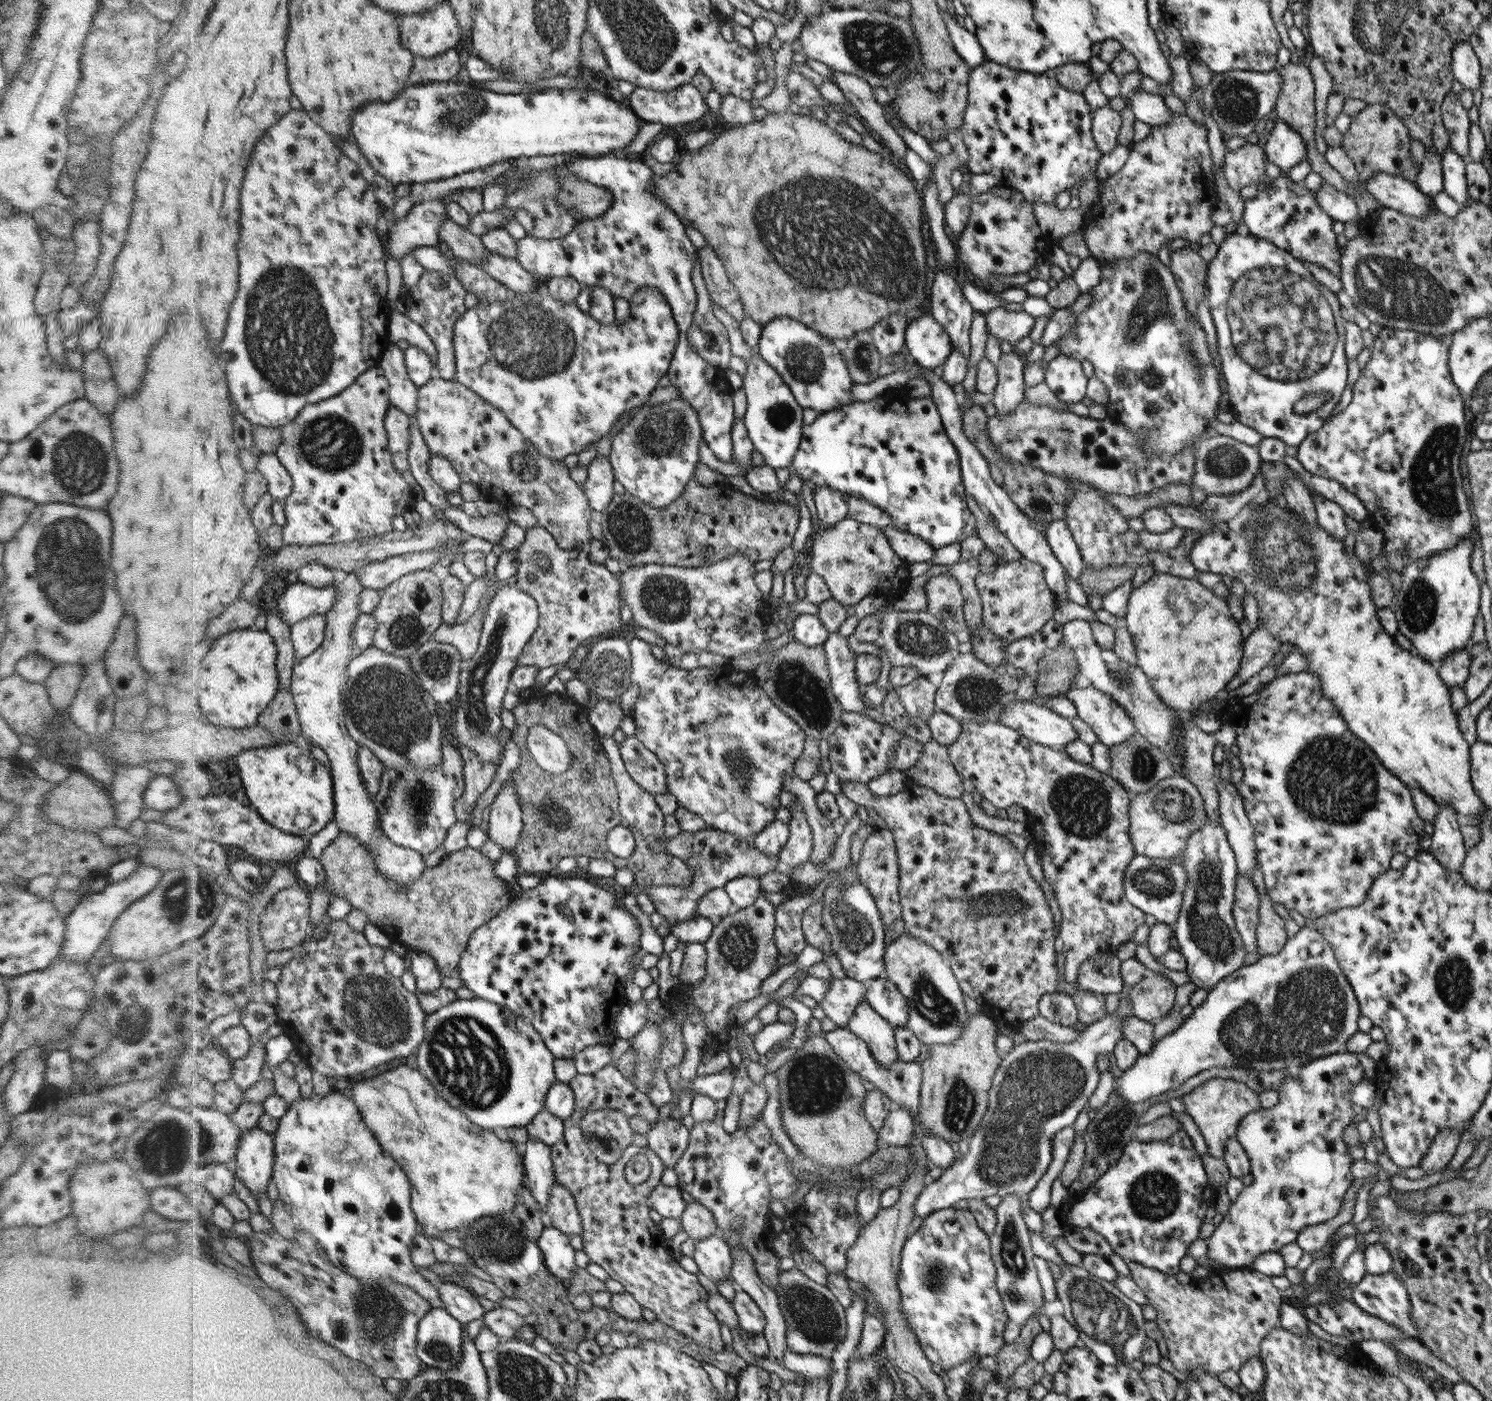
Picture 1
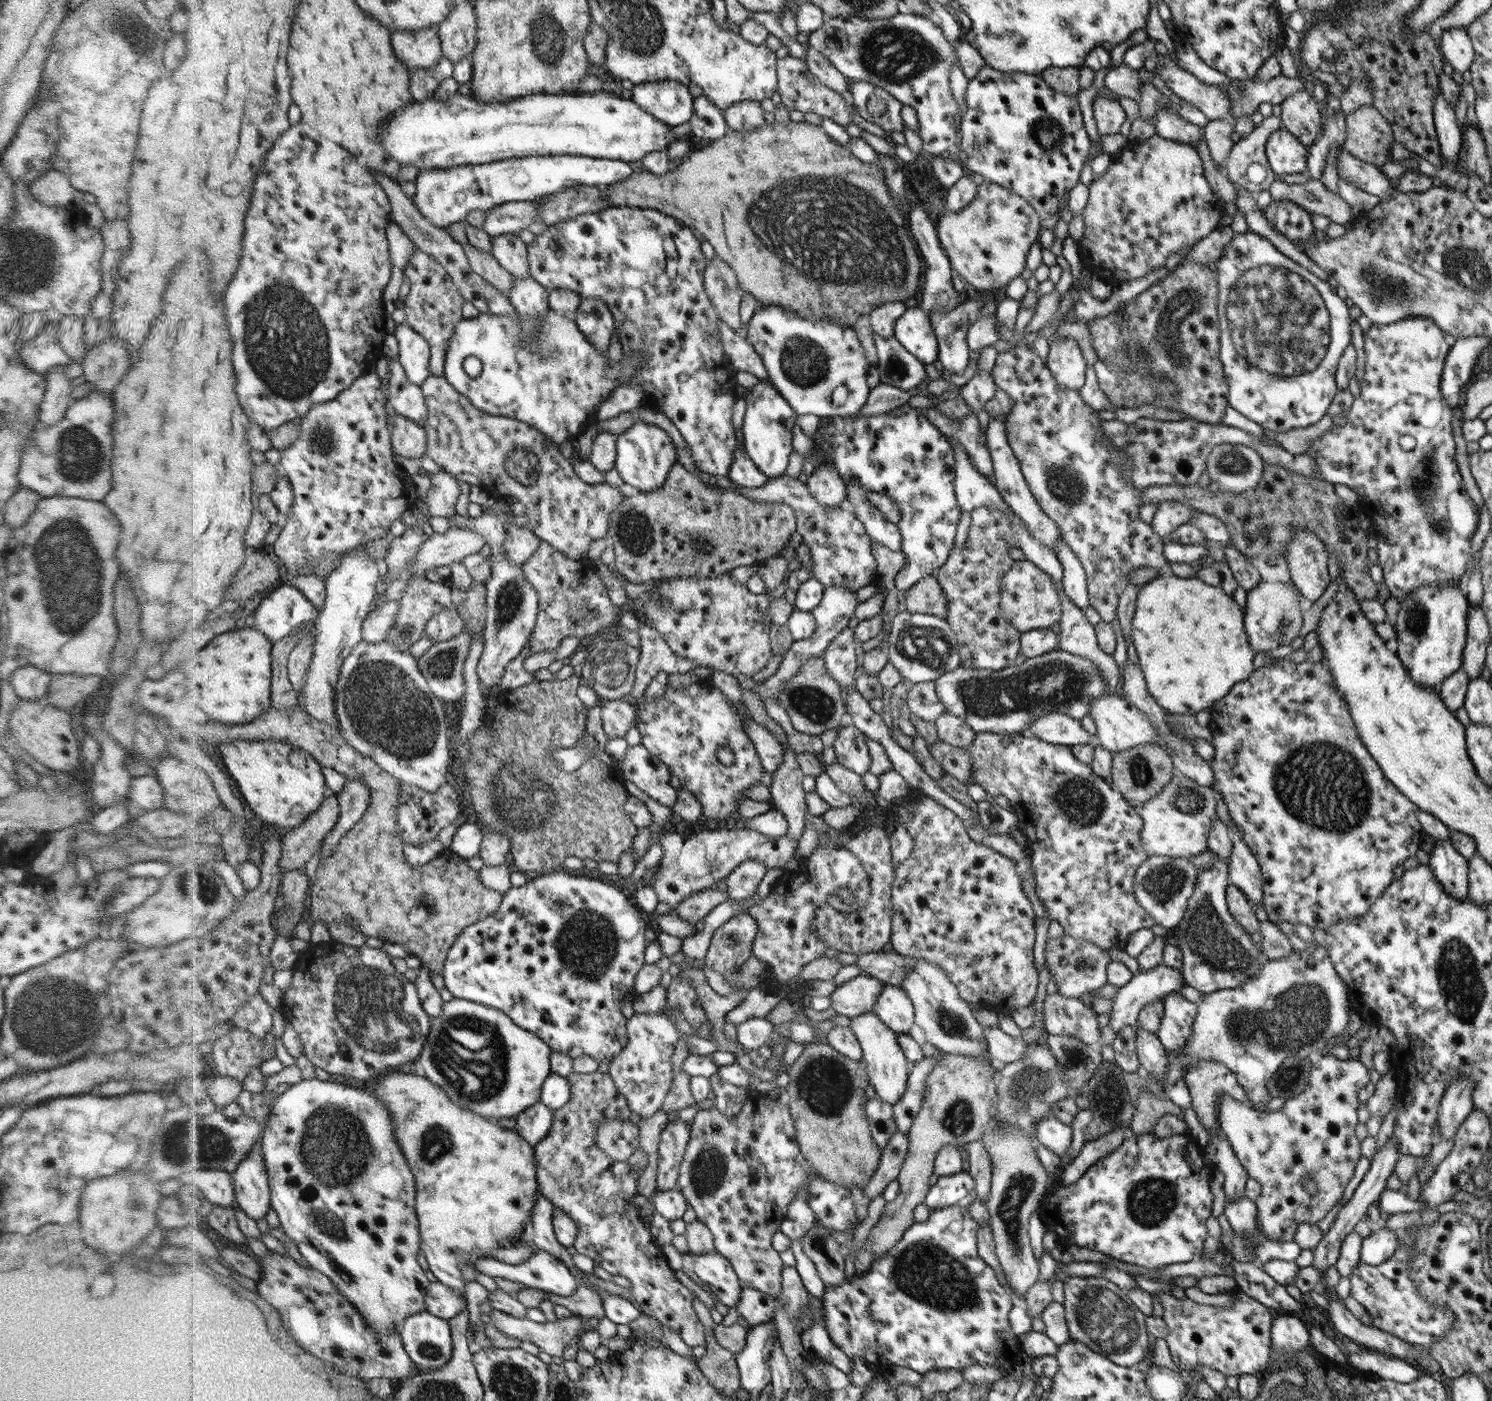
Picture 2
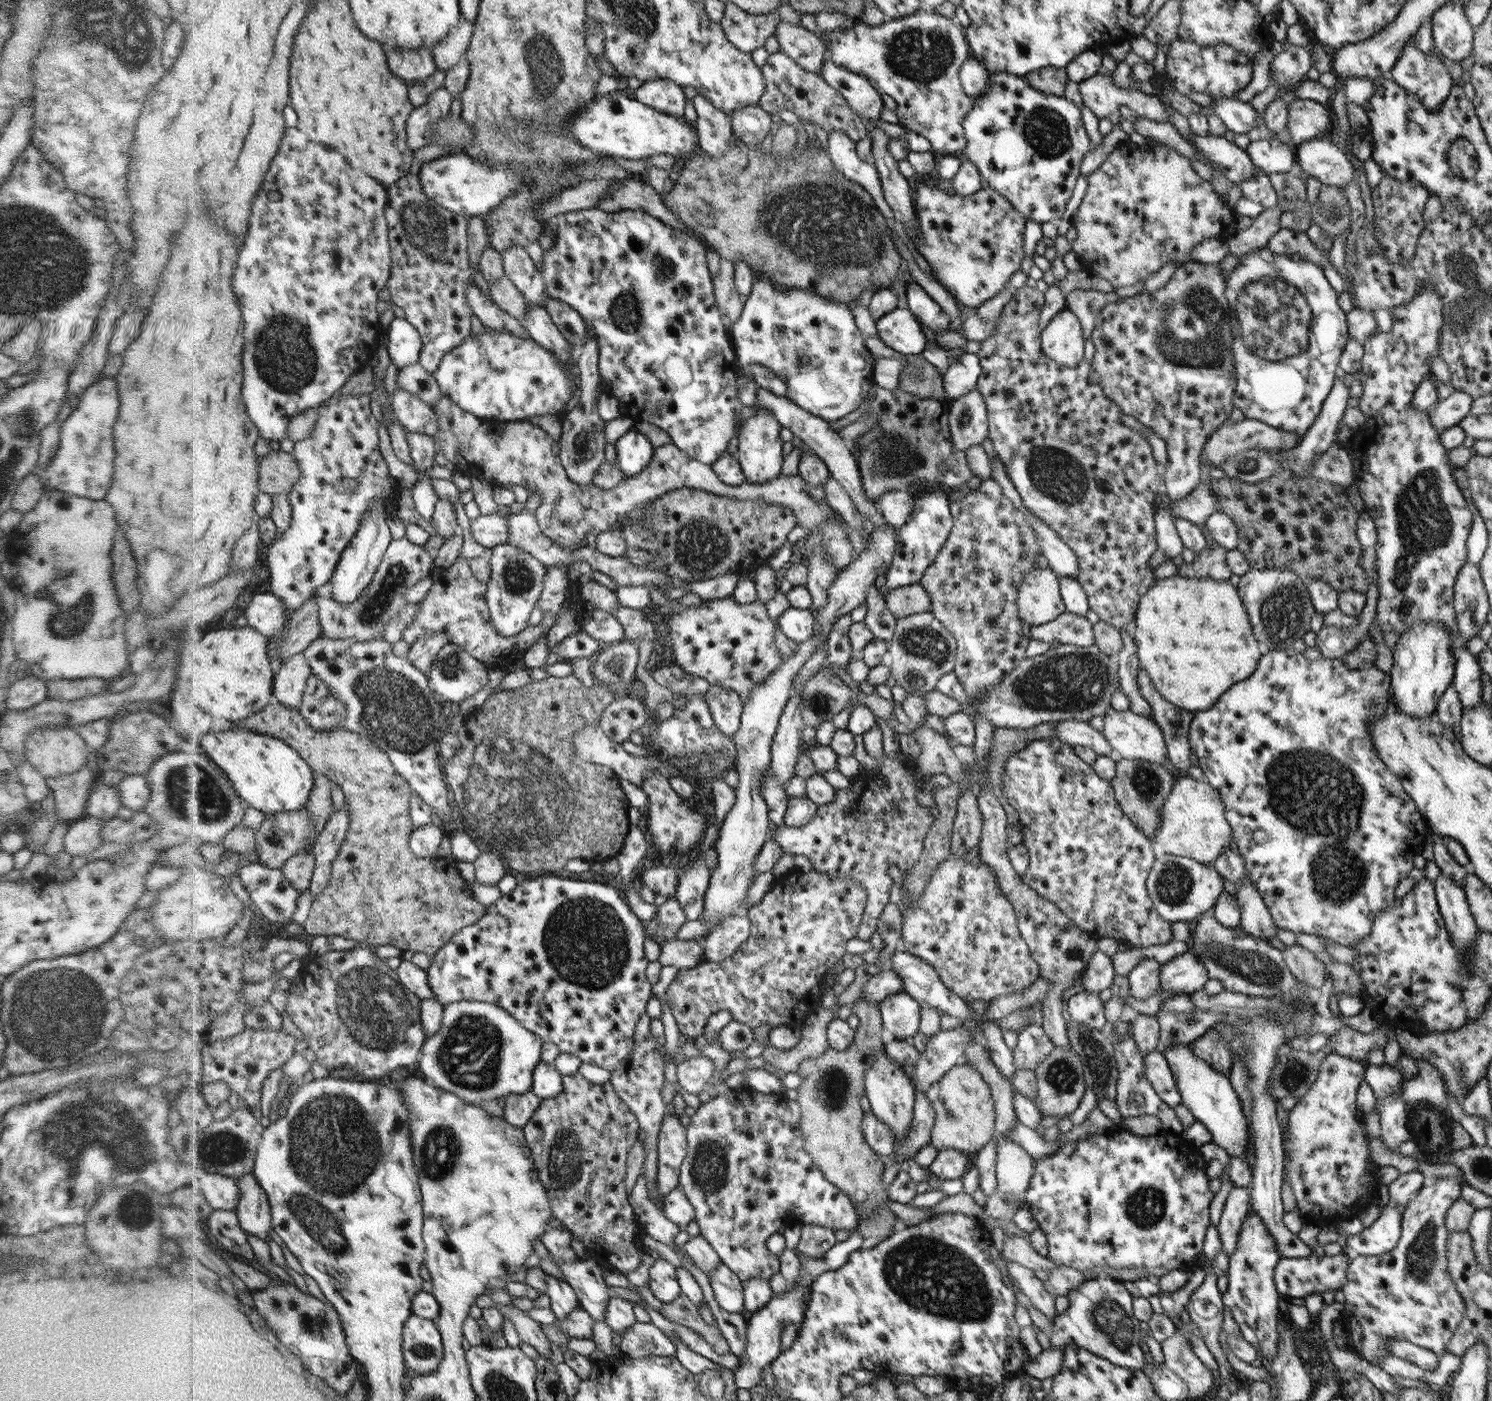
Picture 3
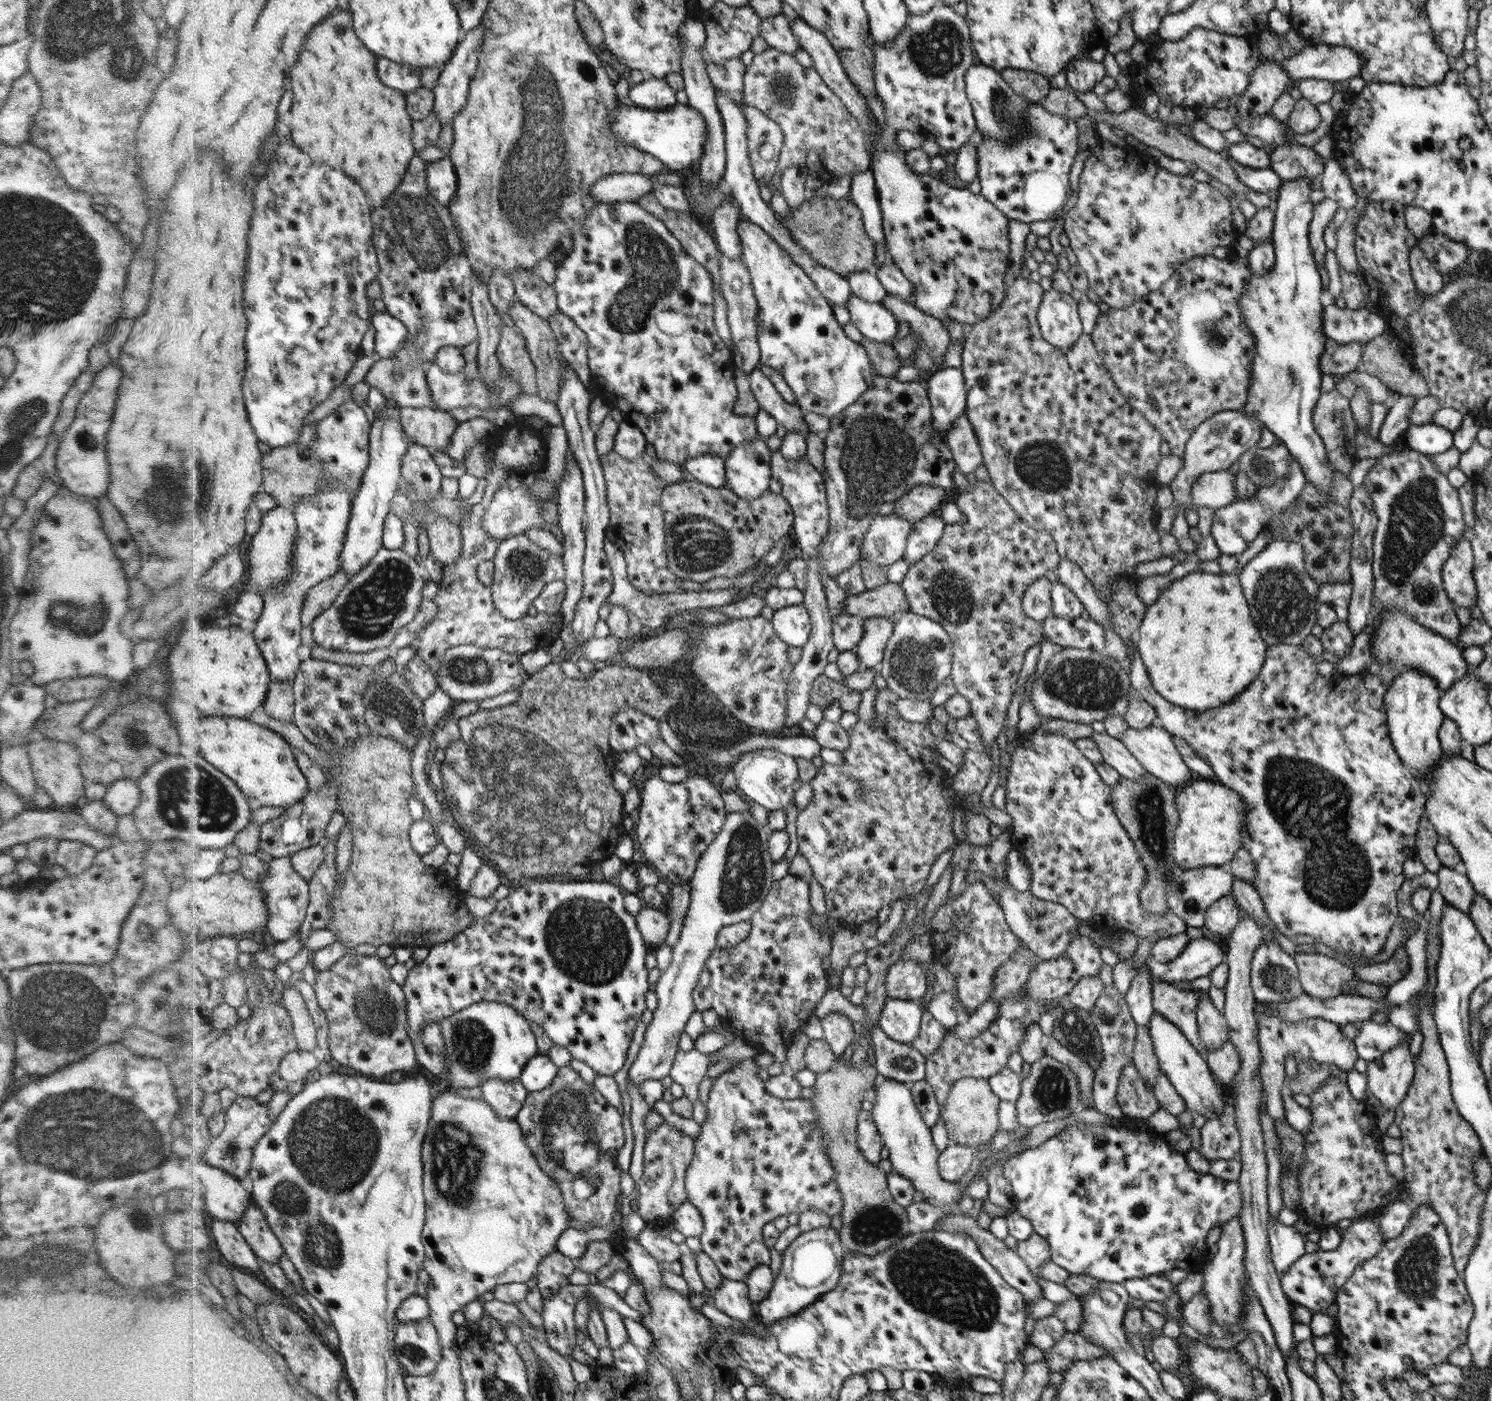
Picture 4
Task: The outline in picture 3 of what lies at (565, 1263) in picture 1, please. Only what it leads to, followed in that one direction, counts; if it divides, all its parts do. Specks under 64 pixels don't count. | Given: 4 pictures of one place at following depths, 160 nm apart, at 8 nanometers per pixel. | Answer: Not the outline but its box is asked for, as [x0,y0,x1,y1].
[546,1273,580,1322]

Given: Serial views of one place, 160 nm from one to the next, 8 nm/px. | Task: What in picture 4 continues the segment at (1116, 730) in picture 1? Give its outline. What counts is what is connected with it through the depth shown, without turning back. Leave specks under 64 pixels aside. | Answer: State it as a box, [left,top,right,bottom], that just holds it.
[1122,725,1191,789]

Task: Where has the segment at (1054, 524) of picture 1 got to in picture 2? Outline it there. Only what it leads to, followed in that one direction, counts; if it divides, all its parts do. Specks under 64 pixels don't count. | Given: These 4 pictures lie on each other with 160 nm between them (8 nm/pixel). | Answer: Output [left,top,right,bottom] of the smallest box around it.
[1055,532,1089,610]

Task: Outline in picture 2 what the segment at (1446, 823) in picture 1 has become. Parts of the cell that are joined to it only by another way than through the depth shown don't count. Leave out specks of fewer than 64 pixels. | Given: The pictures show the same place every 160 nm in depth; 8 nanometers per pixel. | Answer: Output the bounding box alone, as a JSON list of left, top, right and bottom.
[1428,838,1469,901]

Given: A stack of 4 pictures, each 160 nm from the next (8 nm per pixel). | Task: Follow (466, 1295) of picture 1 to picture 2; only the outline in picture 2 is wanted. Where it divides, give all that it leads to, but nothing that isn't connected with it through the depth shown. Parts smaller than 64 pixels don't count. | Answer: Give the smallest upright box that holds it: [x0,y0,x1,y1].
[427,1282,467,1319]

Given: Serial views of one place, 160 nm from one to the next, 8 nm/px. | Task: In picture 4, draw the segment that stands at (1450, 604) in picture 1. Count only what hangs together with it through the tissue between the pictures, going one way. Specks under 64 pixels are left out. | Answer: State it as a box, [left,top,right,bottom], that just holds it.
[1384,668,1445,781]

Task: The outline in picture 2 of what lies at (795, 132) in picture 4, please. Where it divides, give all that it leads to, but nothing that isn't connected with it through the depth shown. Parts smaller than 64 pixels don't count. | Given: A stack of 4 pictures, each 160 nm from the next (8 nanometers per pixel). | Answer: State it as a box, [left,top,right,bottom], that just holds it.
[776,55,852,128]

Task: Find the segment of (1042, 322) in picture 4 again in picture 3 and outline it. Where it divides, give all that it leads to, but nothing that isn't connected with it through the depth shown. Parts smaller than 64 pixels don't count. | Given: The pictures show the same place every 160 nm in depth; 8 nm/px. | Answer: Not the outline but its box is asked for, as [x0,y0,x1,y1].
[1041,306,1084,367]

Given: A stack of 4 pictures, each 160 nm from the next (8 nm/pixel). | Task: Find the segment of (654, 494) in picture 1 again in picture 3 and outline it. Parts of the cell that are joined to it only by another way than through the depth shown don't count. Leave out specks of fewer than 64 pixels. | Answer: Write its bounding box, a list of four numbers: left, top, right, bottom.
[614,429,655,478]

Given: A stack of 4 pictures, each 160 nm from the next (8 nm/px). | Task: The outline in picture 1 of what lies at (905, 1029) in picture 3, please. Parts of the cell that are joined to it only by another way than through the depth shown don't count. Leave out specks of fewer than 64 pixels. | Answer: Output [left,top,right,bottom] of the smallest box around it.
[865,976,908,1028]

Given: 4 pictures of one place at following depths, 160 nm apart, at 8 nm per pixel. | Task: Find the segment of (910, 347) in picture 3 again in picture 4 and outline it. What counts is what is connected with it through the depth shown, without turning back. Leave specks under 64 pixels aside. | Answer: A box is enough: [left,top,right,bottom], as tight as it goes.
[845,295,899,345]

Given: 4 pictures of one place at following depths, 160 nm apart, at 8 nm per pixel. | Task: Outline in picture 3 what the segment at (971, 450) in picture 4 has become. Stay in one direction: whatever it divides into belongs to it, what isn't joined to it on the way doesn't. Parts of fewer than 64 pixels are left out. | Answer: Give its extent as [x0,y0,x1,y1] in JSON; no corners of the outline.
[948,388,988,453]

